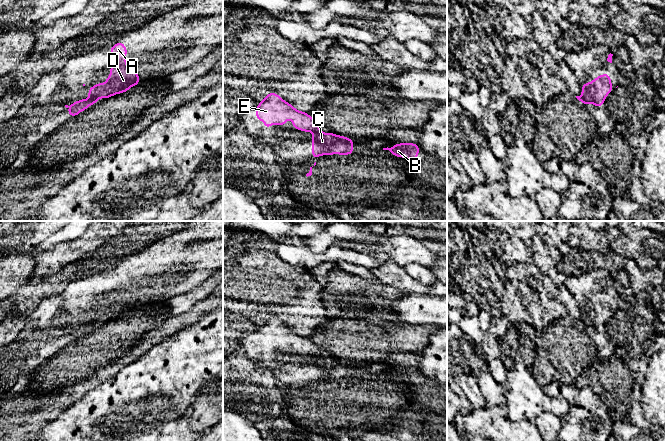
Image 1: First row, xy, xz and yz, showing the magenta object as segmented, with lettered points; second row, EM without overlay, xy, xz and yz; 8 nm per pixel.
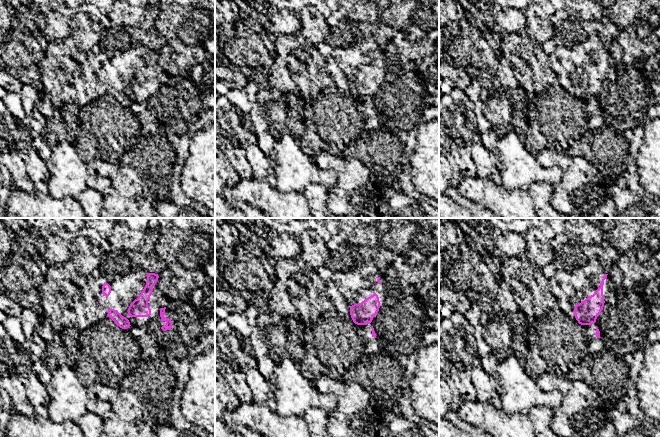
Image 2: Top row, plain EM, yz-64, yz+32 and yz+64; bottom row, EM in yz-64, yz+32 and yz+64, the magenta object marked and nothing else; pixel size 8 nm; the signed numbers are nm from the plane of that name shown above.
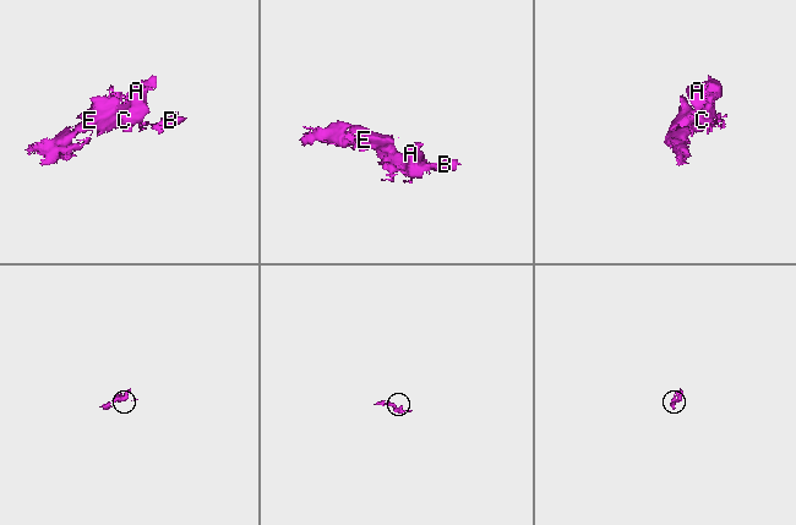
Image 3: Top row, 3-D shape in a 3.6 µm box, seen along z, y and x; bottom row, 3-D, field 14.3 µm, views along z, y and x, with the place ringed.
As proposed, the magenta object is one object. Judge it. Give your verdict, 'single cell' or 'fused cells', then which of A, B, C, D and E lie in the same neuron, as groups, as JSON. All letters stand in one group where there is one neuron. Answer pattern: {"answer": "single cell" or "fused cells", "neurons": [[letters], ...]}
{"answer": "single cell", "neurons": [["A", "B", "C", "D", "E"]]}

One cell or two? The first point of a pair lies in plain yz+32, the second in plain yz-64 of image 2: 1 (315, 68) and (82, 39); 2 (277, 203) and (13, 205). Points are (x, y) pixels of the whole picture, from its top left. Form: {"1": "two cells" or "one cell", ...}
{"1": "two cells", "2": "one cell"}

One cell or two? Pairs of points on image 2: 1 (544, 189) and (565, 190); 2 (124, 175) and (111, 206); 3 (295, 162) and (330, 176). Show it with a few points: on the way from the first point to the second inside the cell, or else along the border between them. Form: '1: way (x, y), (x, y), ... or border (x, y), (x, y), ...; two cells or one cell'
1: border (554, 187), (552, 207); two cells
2: way (124, 183), (124, 193), (119, 198); one cell
3: way (304, 171), (321, 176); one cell

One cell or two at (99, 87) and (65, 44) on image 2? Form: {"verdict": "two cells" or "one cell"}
{"verdict": "one cell"}

